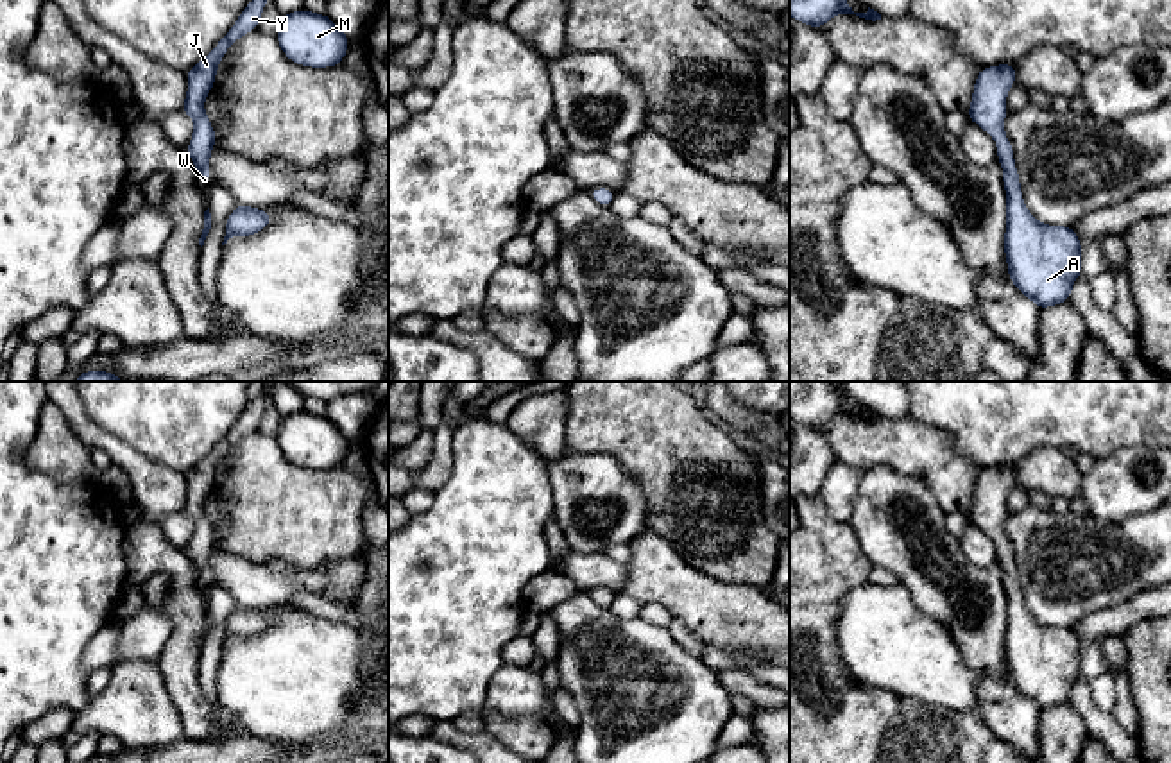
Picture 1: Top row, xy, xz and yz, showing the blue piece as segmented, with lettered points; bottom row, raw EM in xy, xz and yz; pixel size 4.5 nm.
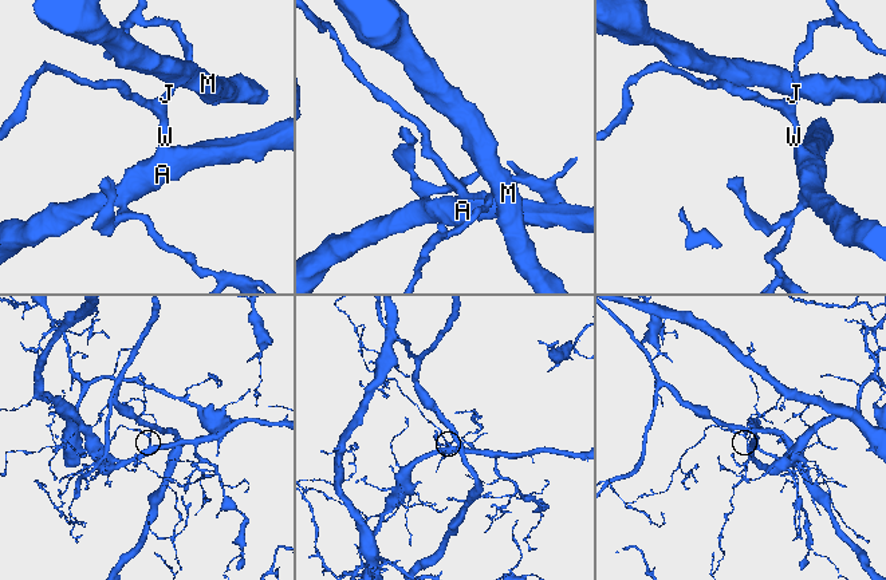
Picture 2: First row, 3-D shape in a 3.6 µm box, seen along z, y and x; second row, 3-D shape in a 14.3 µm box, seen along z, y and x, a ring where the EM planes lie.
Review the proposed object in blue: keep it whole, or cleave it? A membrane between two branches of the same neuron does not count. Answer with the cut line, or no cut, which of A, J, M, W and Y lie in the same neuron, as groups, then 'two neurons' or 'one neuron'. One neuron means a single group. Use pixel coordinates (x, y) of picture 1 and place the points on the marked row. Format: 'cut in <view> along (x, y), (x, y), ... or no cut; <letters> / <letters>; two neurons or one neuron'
no cut; A J M W Y; one neuron

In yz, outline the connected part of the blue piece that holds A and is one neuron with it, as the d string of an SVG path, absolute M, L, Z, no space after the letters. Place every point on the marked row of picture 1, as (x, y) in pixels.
M1013 64L981 68L967 116L997 145L1006 190L1003 244L1008 278L1021 294L1044 310L1071 299L1073 283L1081 274L1081 240L1073 227L1039 222L1022 201L1013 147L1004 133L1006 95L1015 81Z

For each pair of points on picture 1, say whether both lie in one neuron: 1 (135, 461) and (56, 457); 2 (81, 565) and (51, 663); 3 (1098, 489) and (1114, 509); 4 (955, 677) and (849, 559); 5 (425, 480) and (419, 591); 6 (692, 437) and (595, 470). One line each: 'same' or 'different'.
1: different
2: same
3: same
4: different
5: different
6: different

